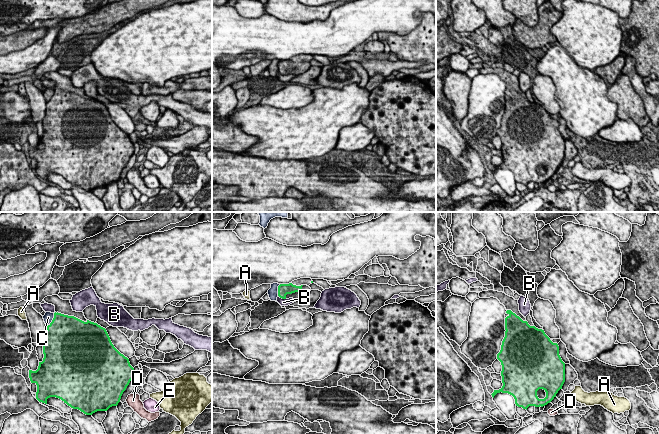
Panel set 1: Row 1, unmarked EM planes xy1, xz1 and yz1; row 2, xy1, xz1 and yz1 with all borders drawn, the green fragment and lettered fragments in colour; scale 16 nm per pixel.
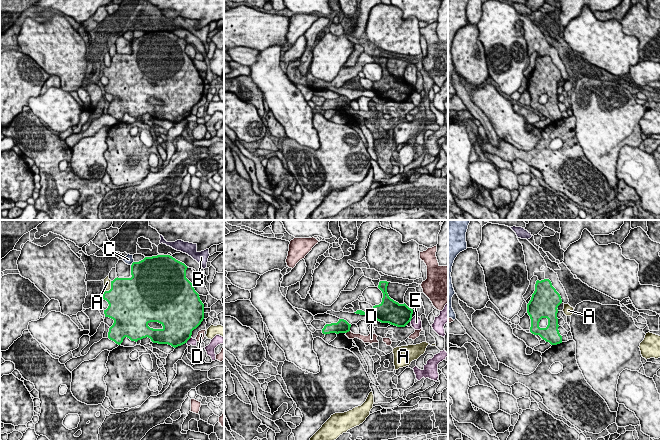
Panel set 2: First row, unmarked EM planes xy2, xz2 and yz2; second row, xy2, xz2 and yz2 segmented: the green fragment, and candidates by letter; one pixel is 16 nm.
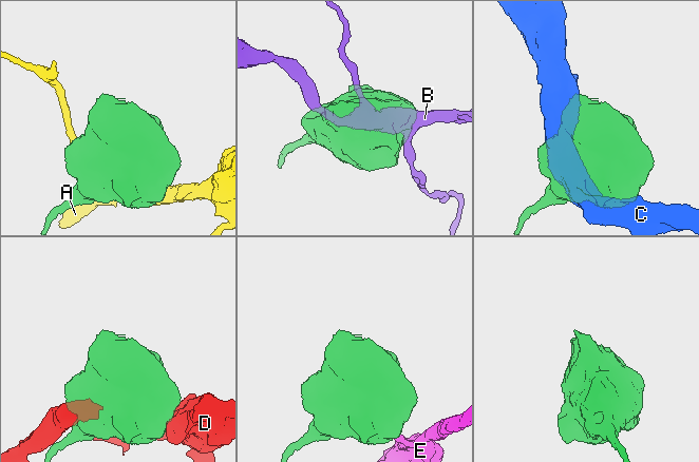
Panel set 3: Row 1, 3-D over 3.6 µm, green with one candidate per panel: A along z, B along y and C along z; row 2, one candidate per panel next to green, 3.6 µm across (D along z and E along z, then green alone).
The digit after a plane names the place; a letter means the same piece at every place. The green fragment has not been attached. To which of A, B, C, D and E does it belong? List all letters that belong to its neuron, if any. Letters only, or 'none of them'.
none of them

